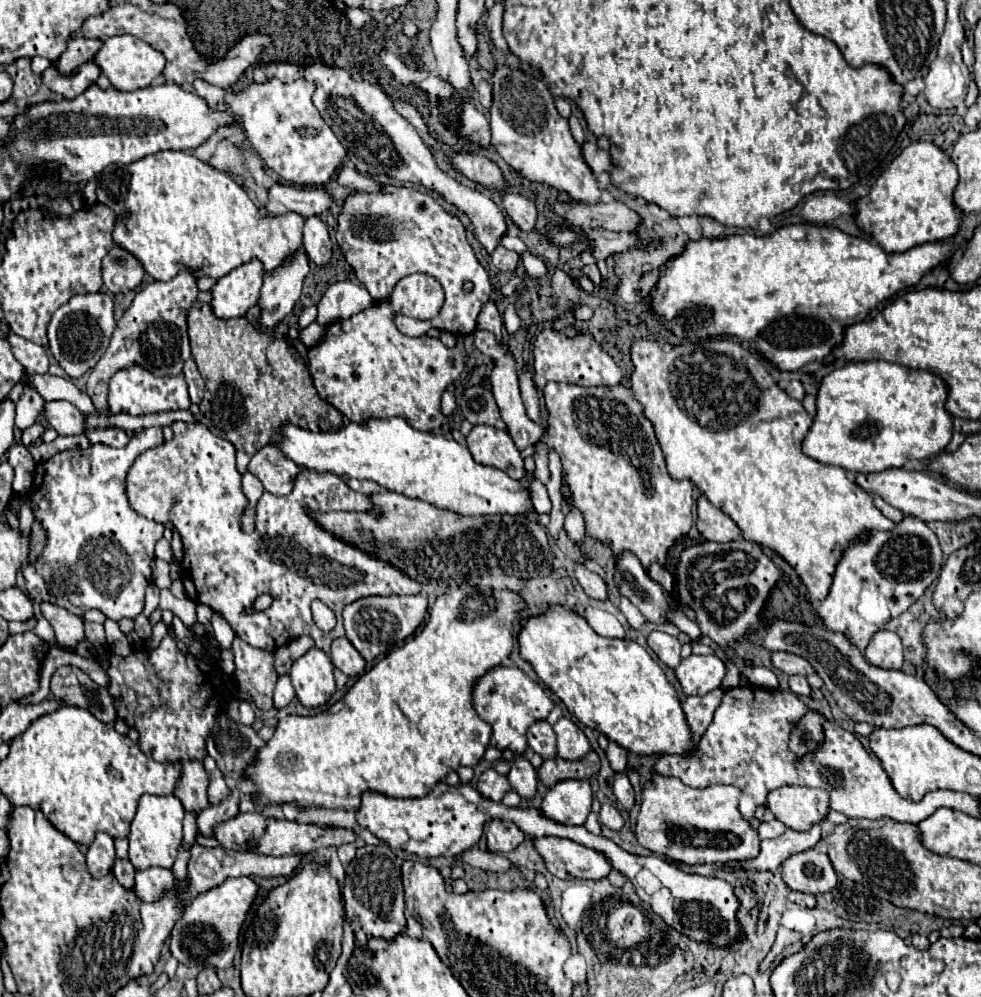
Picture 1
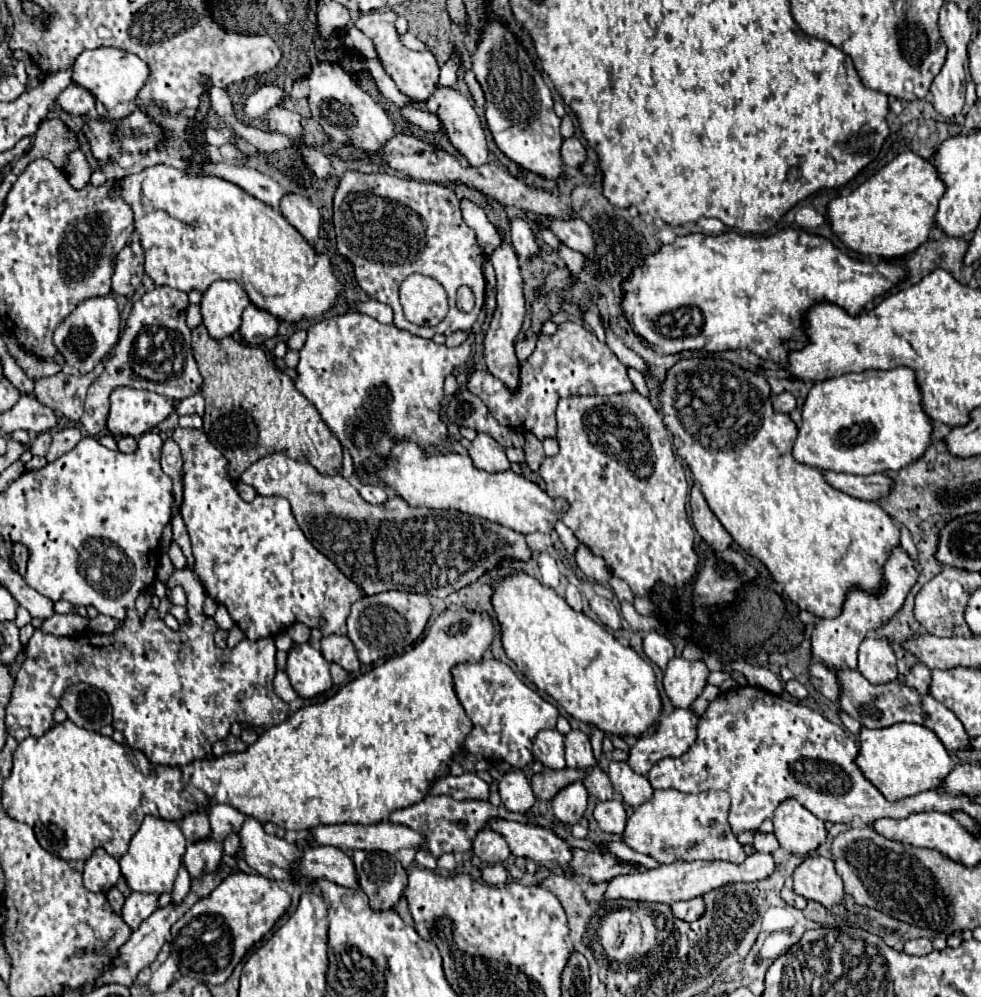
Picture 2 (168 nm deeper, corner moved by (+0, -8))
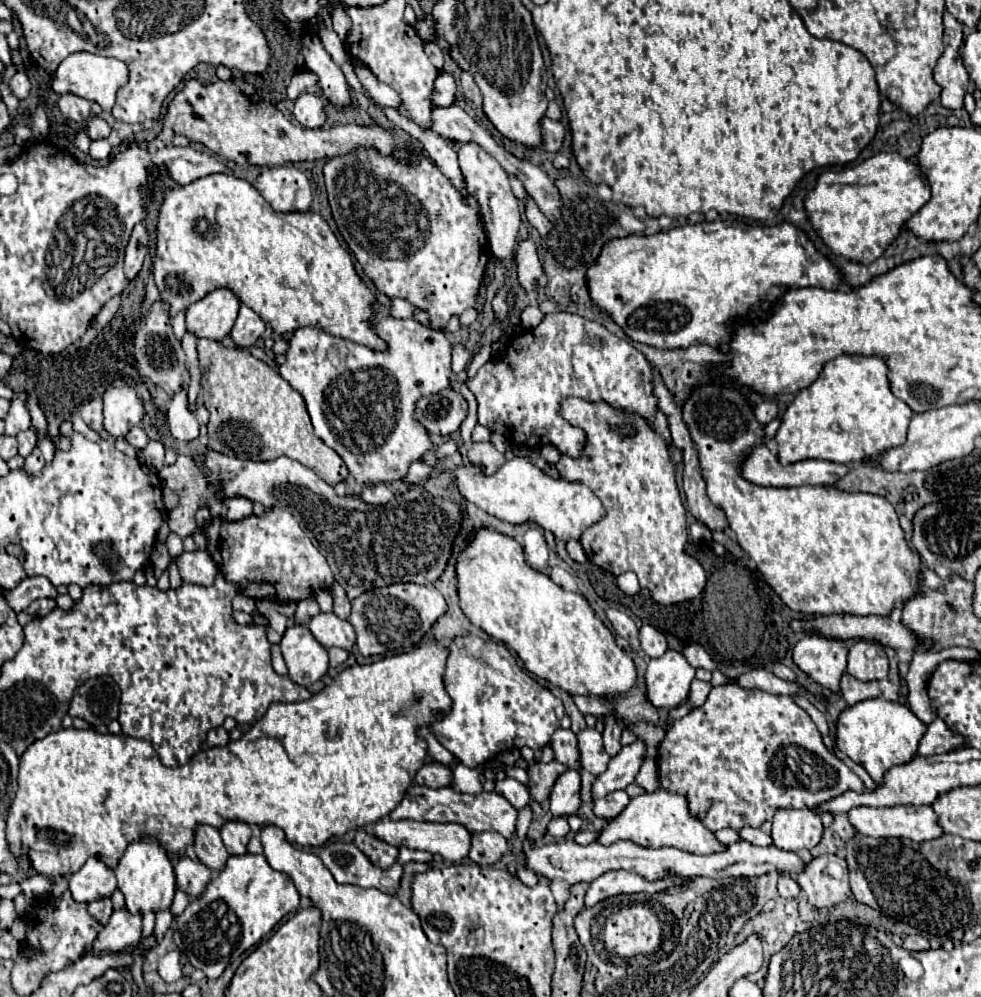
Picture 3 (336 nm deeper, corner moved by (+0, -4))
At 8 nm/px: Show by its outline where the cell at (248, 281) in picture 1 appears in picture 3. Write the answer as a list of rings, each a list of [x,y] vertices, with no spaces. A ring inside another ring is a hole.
[[[216,289],[212,293],[208,293],[204,299],[192,303],[186,309],[186,331],[196,335],[198,339],[206,337],[206,339],[222,341],[230,333],[230,329],[232,329],[232,325],[236,321],[238,307],[240,307],[240,301],[238,301],[238,297],[230,289]]]

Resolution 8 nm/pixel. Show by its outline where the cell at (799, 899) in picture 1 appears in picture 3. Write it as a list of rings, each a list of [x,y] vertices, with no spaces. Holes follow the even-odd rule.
[[[780,875],[780,879],[778,879],[778,893],[782,897],[786,897],[786,899],[792,899],[792,897],[800,895],[800,887],[798,887],[798,883],[792,877]]]

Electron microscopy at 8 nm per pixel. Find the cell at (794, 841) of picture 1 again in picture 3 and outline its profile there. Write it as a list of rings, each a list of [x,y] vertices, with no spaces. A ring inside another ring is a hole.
[[[610,871],[604,873],[602,877],[596,877],[590,883],[590,889],[586,891],[584,897],[584,907],[594,907],[598,901],[604,901],[608,897],[620,895],[620,893],[656,893],[662,891],[666,887],[672,887],[676,883],[682,883],[682,879],[678,877],[666,877],[660,879],[656,883],[646,881],[644,877],[638,877],[634,873],[626,873],[626,871]]]

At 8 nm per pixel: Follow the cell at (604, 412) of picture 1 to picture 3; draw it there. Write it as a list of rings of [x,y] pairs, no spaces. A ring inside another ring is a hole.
[[[566,399],[562,405],[562,415],[572,423],[580,425],[588,433],[586,457],[572,459],[560,457],[556,469],[566,481],[580,481],[590,487],[606,507],[606,517],[592,527],[588,527],[580,543],[586,551],[586,557],[598,567],[620,575],[624,571],[634,571],[638,575],[640,587],[648,589],[652,599],[660,605],[674,605],[698,597],[706,583],[706,573],[702,565],[684,553],[688,541],[688,523],[686,509],[680,501],[680,493],[674,479],[674,469],[666,449],[666,441],[650,429],[650,423],[638,415],[628,415],[624,411],[614,411],[608,403],[588,403],[584,399]]]

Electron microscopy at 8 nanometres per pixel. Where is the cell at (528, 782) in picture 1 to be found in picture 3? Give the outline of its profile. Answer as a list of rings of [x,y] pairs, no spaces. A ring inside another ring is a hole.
[[[510,777],[504,781],[496,781],[496,793],[506,797],[510,801],[510,805],[514,805],[514,809],[522,809],[530,801],[528,787],[518,783],[516,779],[510,779]]]

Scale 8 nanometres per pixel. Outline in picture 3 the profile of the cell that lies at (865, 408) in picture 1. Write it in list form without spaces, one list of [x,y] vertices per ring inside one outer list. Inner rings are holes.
[[[842,355],[828,361],[820,377],[788,405],[776,431],[778,461],[782,465],[804,459],[826,459],[852,465],[898,447],[906,441],[910,407],[892,395],[888,365],[882,357]]]

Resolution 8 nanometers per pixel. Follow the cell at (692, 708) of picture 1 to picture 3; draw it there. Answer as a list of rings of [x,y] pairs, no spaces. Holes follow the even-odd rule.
[[[638,739],[628,747],[622,747],[618,757],[614,757],[608,765],[608,769],[596,777],[592,783],[592,799],[606,797],[612,791],[626,789],[638,775],[638,769],[644,761],[644,743]]]

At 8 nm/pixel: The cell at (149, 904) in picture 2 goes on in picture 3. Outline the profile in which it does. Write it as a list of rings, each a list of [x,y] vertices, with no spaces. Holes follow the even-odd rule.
[[[126,909],[114,911],[110,921],[90,945],[88,955],[104,955],[104,953],[120,953],[130,947],[136,947],[142,933],[142,917],[132,915]]]

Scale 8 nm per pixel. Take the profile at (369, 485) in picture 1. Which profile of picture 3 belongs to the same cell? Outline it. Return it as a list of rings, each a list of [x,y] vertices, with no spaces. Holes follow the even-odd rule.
[[[376,483],[376,485],[366,485],[360,493],[360,499],[370,505],[384,505],[390,499],[394,499],[394,493],[388,489],[386,483]]]

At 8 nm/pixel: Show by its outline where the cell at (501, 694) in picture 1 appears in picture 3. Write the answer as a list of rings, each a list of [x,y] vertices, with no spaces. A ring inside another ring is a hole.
[[[466,633],[454,637],[448,649],[450,653],[446,659],[444,687],[452,699],[452,707],[440,721],[430,725],[434,737],[466,767],[480,767],[498,753],[506,749],[520,749],[524,745],[532,747],[534,751],[540,751],[550,741],[554,729],[560,727],[560,721],[564,717],[562,701],[554,697],[548,689],[544,689],[528,673],[524,673],[524,669],[518,667],[516,657],[504,643],[496,643],[492,639],[482,639],[474,633]]]

